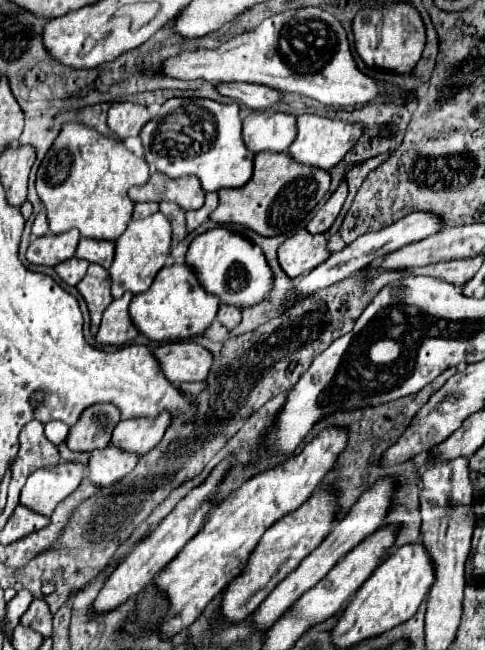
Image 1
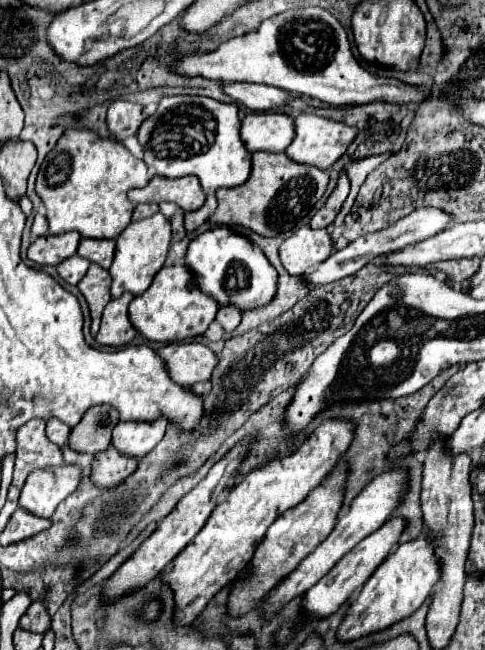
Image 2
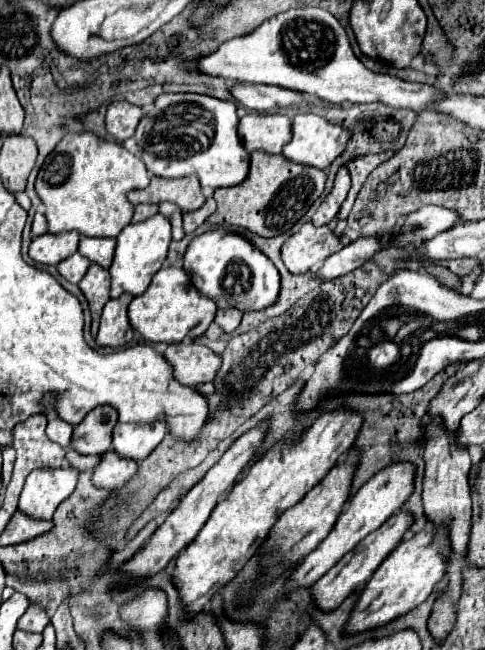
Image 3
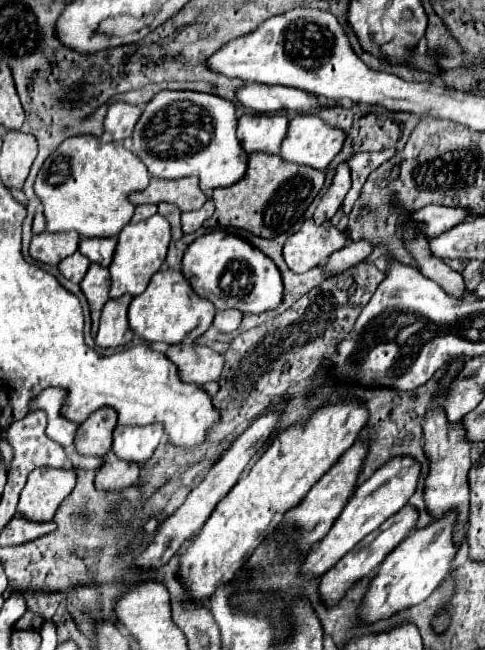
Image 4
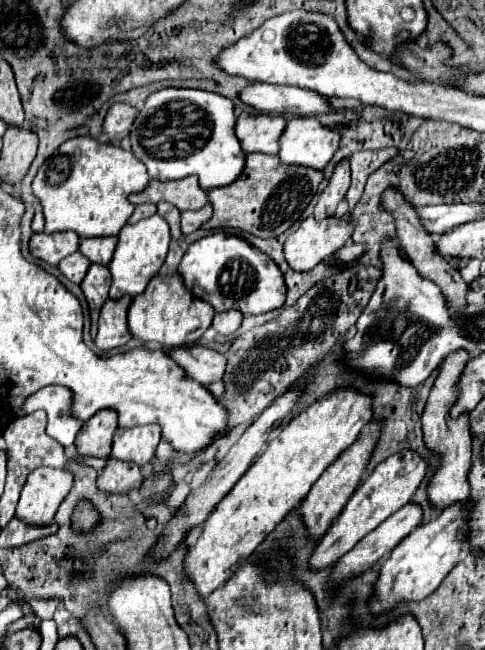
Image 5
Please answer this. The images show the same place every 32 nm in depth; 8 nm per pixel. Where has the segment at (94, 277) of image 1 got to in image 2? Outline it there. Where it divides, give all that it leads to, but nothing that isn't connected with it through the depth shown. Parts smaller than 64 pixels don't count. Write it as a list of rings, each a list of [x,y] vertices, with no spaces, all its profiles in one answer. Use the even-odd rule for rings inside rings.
[[[90,264],[86,276],[78,284],[80,292],[84,294],[90,314],[92,314],[92,336],[96,336],[98,326],[100,326],[100,316],[104,306],[112,300],[110,298],[110,274],[108,270],[100,268],[98,264]]]

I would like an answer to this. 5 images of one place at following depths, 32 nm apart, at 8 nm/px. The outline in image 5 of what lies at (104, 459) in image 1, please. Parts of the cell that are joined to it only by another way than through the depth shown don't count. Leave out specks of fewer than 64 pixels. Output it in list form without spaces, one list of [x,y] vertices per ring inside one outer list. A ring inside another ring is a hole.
[[[112,458],[98,476],[98,488],[110,494],[128,494],[130,490],[140,490],[142,482],[144,476],[138,464],[124,464]]]

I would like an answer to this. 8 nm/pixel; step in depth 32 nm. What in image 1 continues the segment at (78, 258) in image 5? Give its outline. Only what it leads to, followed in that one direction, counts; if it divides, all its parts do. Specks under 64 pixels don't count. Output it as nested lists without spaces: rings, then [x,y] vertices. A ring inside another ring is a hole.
[[[74,256],[74,258],[70,258],[70,260],[64,260],[60,266],[56,266],[56,272],[58,272],[58,276],[60,276],[66,284],[76,286],[76,284],[84,278],[86,268],[88,268],[88,262]]]

